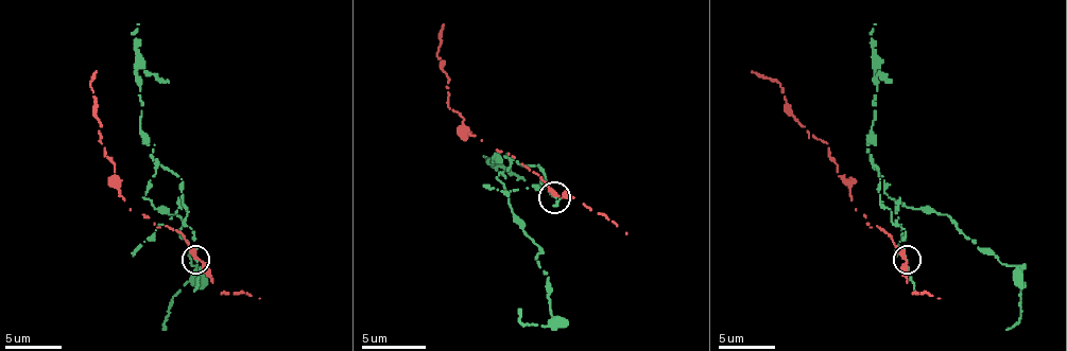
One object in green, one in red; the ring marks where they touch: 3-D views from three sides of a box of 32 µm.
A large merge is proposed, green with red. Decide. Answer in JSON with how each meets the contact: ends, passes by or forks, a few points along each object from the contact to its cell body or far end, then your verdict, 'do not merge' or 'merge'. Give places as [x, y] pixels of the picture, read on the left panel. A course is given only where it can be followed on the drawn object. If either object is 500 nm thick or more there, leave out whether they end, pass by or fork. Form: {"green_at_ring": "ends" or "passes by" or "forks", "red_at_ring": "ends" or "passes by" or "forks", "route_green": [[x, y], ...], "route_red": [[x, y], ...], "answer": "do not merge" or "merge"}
{"green_at_ring": "ends", "red_at_ring": "passes by", "route_green": [[196, 259], [182, 179], [159, 165], [144, 196], [182, 220], [179, 233], [196, 267], [161, 330]], "route_red": [[196, 259], [176, 230], [156, 228], [119, 194], [93, 115], [97, 71]], "answer": "do not merge"}

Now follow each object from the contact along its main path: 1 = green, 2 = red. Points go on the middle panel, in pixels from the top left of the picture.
1: (555, 196), (539, 168), (514, 158), (498, 177), (514, 218), (539, 247), (555, 323), (523, 323), (517, 308)
2: (555, 196), (533, 171), (469, 133), (463, 117), (447, 104), (437, 50), (444, 24)

